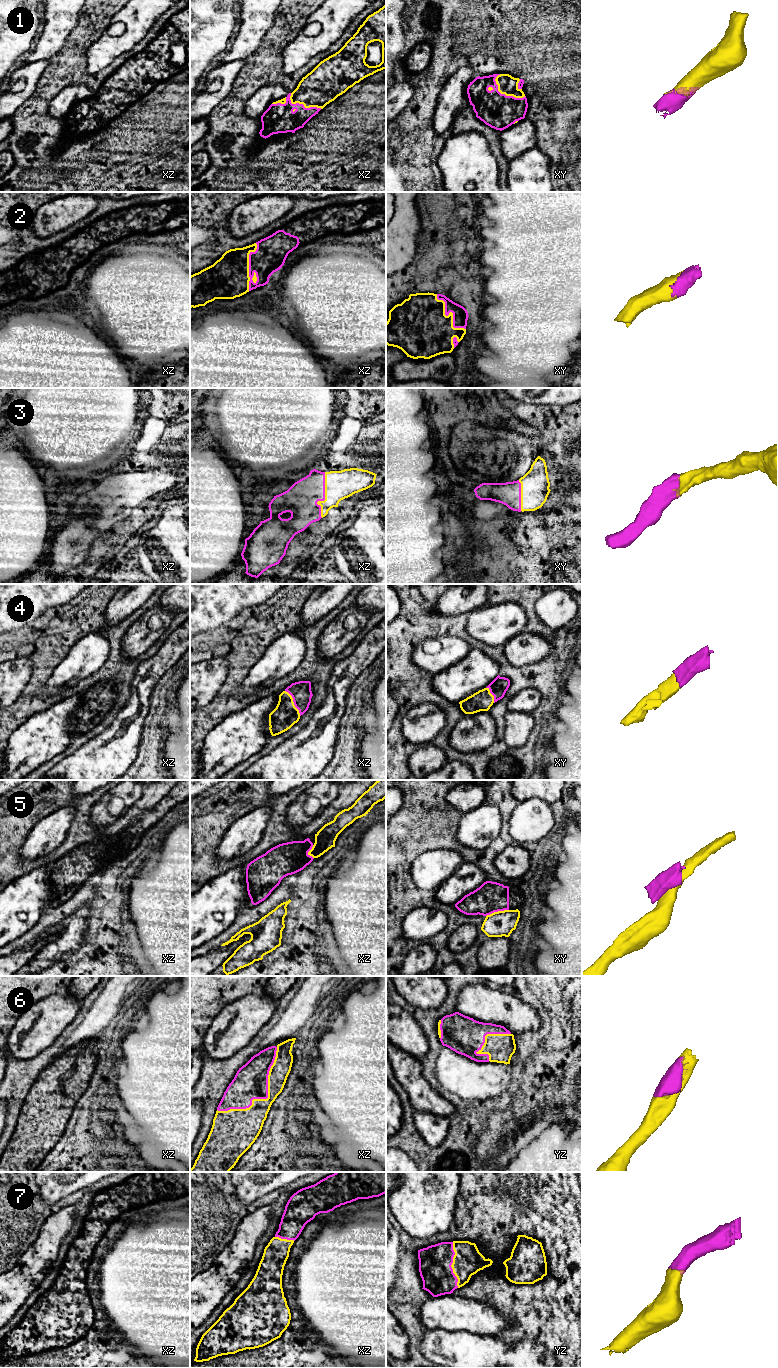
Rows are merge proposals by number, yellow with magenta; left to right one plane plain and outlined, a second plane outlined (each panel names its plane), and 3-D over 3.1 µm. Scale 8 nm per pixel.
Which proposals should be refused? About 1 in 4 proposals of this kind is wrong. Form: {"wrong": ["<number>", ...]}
{"wrong": ["5"]}

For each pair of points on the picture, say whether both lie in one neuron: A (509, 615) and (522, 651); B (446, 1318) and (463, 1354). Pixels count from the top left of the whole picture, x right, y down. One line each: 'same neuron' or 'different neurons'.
A: different neurons
B: different neurons

